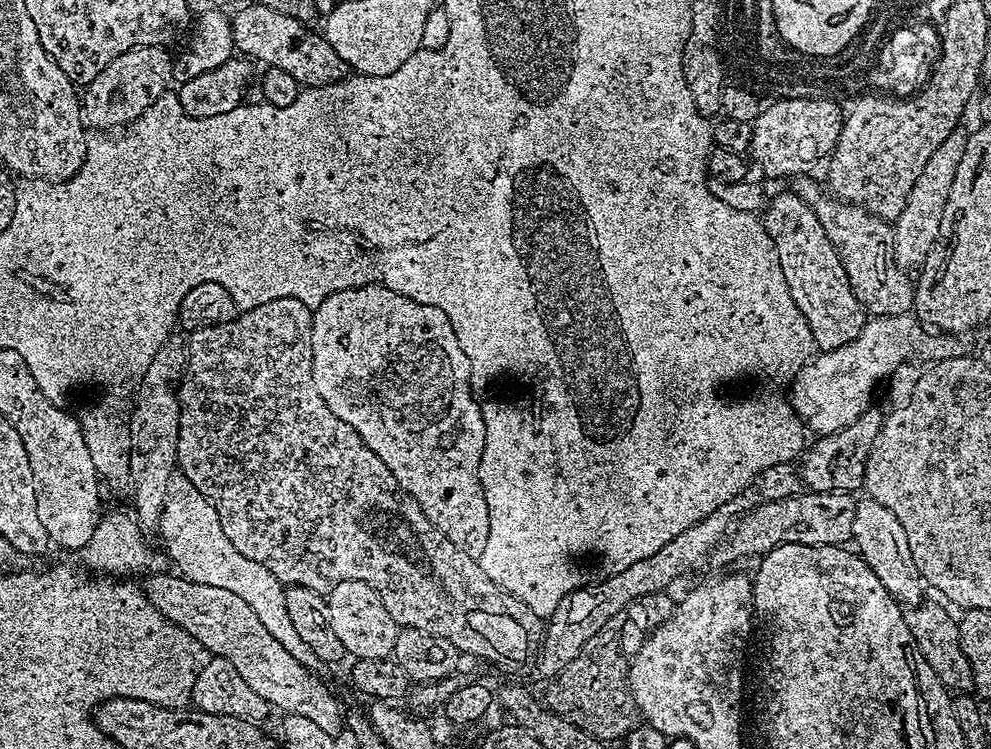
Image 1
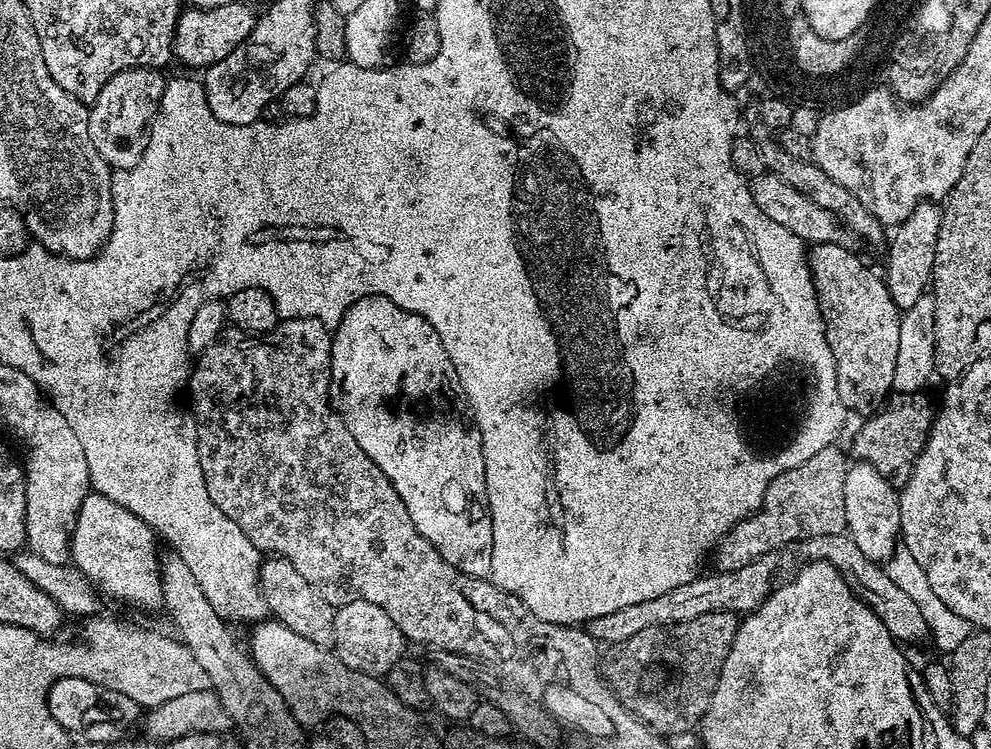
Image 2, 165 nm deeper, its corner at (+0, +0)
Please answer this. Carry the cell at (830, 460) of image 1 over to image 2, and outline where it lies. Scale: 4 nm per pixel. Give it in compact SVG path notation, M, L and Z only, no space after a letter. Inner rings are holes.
M898 392L887 397L888 405L881 412L876 412L856 432L852 440L852 452L855 459L861 464L868 464L875 472L886 478L900 467L909 463L910 457L917 451L927 429L931 409L923 400L923 395L910 392ZM909 455L909 456L908 456Z

